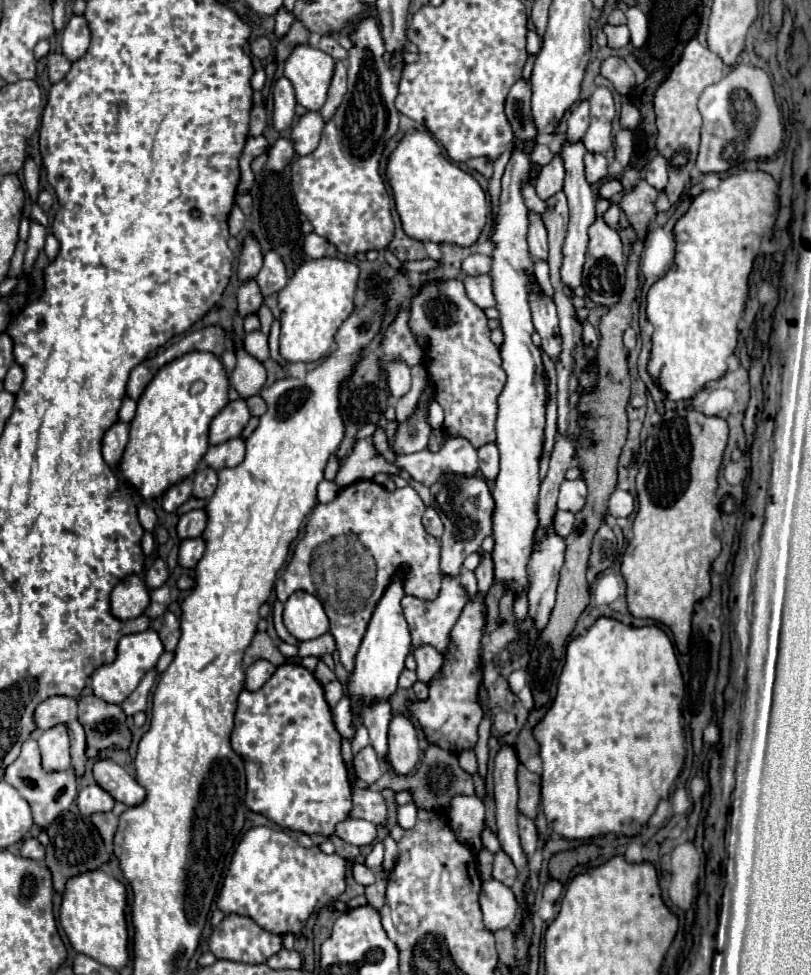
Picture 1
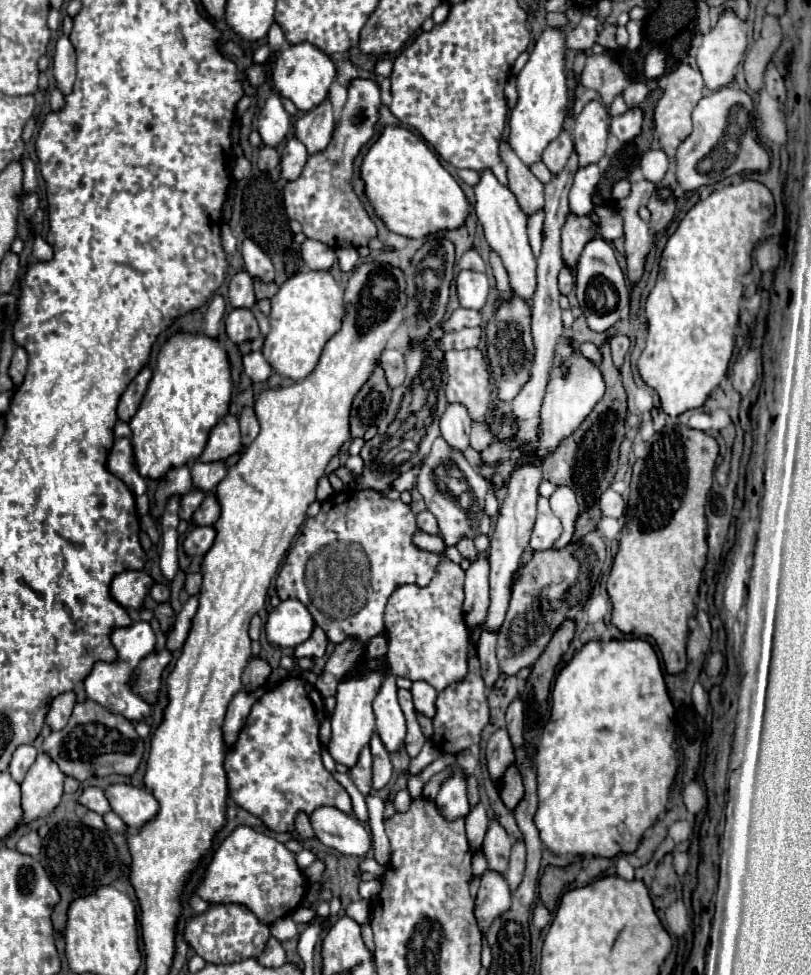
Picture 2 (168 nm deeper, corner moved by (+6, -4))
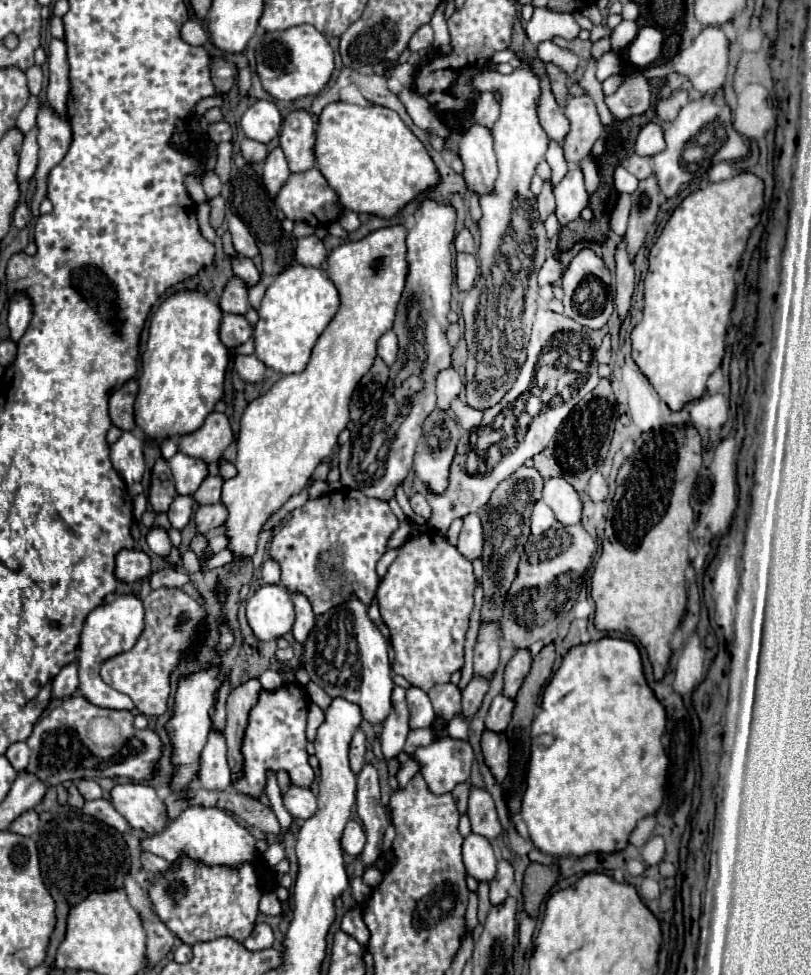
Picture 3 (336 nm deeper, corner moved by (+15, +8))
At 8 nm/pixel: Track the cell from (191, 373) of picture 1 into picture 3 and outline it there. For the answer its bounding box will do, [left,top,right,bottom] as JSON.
[135,290,229,438]

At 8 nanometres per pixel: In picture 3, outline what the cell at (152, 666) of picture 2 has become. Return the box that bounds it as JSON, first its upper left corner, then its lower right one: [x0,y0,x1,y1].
[101,588,207,716]

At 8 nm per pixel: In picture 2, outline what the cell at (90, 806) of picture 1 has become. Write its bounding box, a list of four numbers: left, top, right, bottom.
[78,786,110,814]

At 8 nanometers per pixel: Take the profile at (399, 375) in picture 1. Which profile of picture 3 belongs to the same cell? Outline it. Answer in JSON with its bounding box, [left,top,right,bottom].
[377,330,397,366]

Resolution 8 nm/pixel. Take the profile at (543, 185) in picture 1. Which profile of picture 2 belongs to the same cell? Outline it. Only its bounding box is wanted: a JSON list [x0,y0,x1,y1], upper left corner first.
[542,130,574,176]

